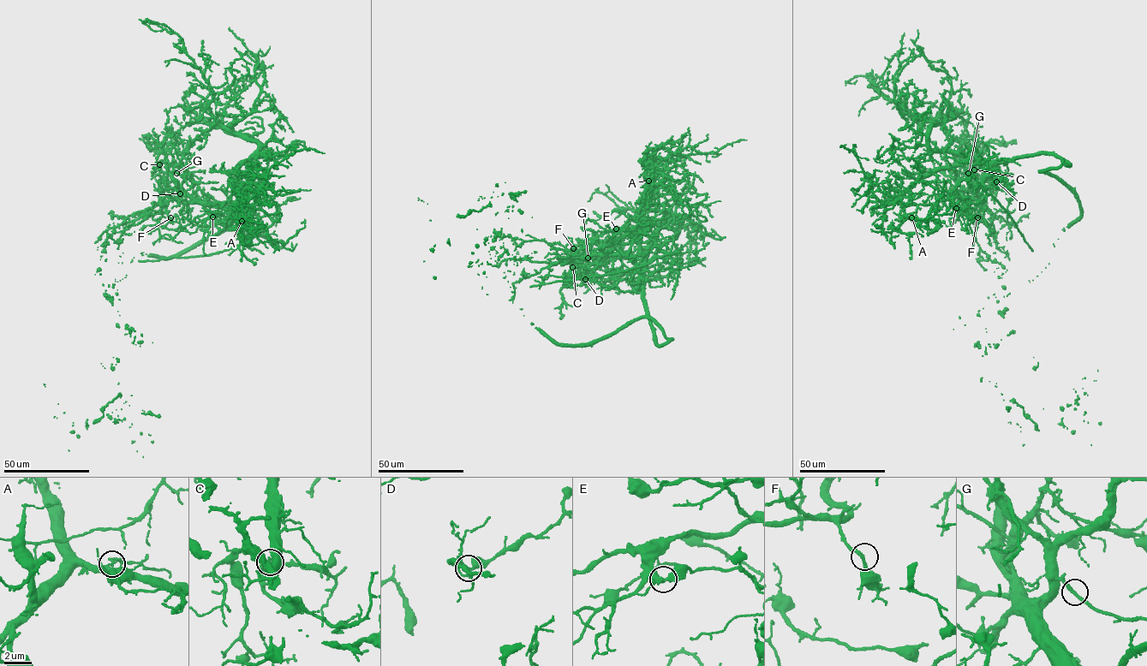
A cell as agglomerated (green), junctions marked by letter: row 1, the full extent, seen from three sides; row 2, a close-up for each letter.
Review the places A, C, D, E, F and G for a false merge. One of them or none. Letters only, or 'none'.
E

